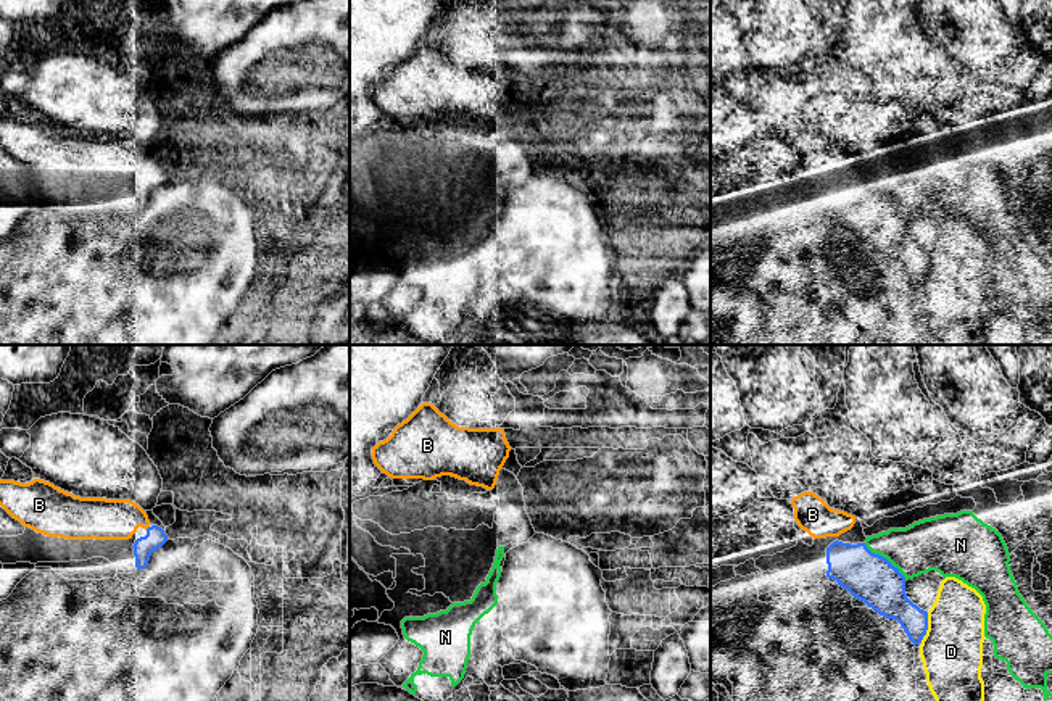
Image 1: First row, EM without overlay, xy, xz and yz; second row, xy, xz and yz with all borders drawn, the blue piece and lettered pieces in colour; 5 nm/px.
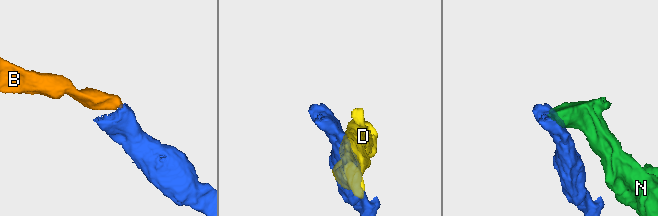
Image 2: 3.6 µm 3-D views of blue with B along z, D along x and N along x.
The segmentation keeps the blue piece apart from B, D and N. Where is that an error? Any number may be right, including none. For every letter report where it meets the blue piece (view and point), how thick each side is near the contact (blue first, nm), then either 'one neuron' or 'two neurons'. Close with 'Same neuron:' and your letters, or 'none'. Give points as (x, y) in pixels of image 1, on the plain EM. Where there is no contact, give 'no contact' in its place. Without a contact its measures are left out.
B: no contact; one neuron
D: contact yz (927, 266); calibres 180 and 300 nm; two neurons
N: contact yz (885, 197); calibres 240 and 260 nm; two neurons
Same neuron: B

